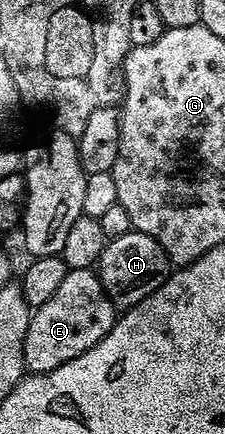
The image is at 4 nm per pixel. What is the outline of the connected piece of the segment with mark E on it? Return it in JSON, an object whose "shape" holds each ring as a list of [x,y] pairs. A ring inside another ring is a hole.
{"shape":[[[95,269],[69,270],[66,280],[58,284],[54,296],[31,311],[24,341],[25,371],[28,374],[45,374],[66,364],[66,360],[74,360],[74,356],[82,356],[82,352],[94,348],[94,344],[110,332],[117,317],[117,307],[108,299]]]}

